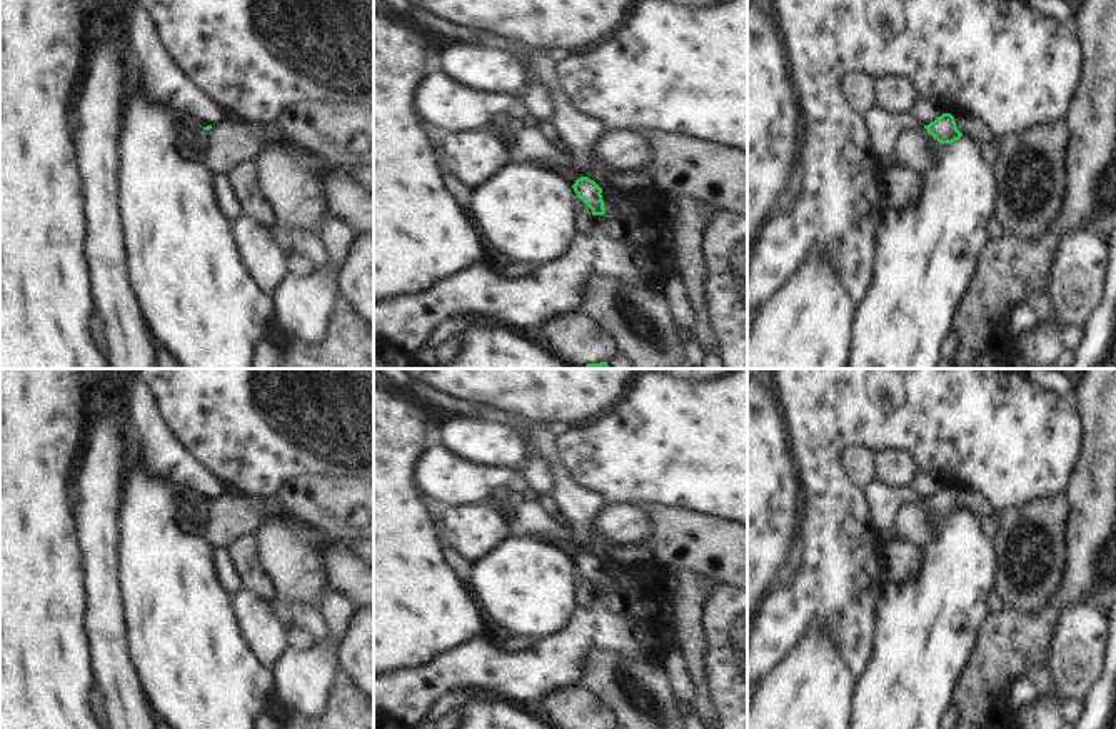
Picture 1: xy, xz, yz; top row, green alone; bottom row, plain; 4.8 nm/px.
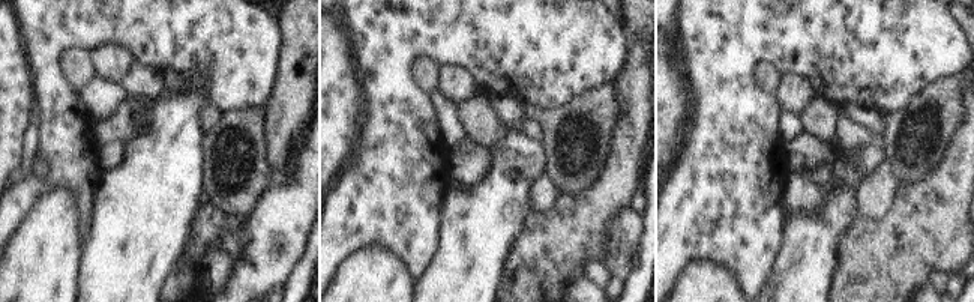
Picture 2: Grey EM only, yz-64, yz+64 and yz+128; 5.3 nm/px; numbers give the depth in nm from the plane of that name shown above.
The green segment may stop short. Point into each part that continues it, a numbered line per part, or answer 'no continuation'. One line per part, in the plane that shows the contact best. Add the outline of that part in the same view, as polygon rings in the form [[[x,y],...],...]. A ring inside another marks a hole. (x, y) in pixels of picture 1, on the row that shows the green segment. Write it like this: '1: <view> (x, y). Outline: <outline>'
no continuation.

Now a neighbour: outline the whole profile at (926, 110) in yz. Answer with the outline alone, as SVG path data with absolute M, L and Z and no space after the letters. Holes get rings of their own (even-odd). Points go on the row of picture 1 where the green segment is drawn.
M919 97L914 115L922 122L922 125L929 125L943 113L944 110L936 102Z

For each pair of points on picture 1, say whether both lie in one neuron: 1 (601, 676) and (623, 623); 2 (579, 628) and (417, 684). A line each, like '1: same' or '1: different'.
1: different
2: same

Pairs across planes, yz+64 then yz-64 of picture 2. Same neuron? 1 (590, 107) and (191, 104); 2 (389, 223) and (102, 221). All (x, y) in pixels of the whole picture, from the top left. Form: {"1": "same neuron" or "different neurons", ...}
{"1": "different neurons", "2": "different neurons"}

